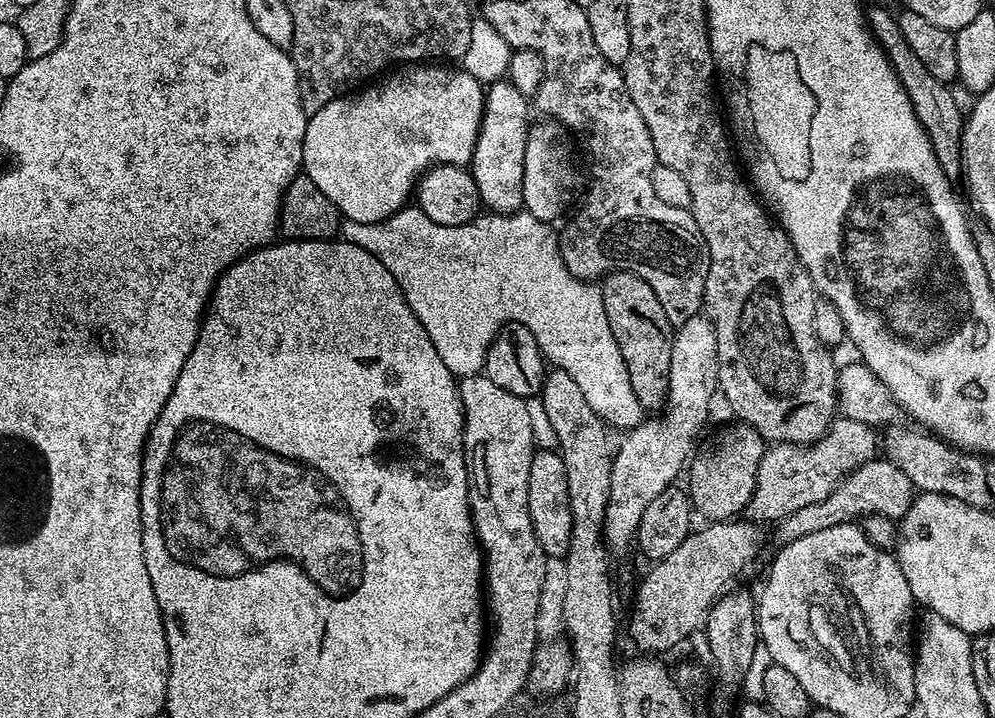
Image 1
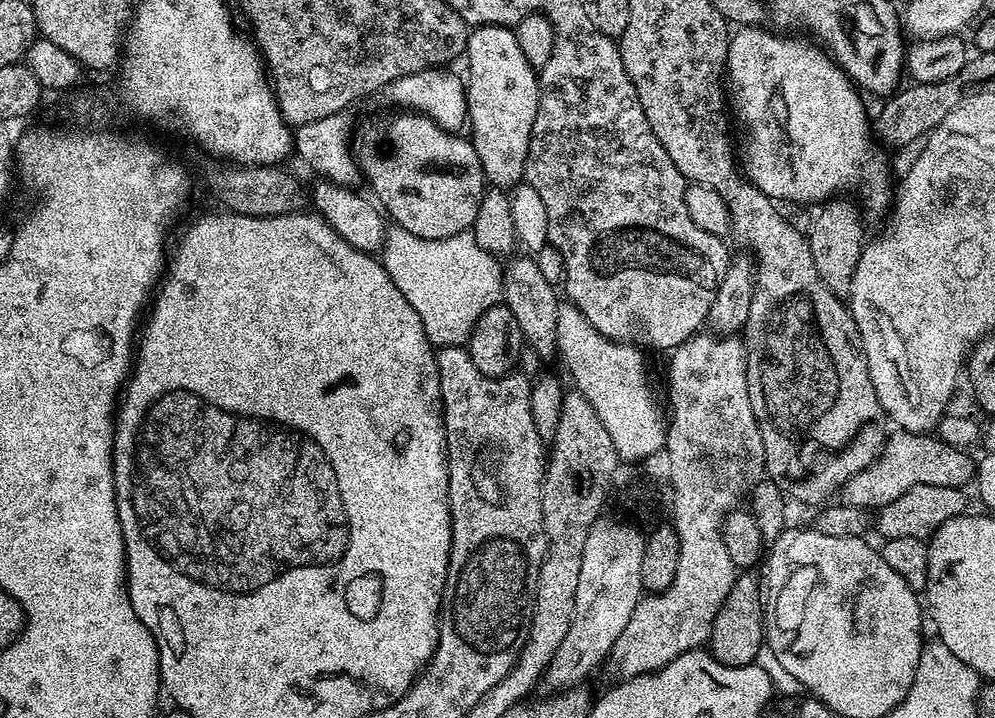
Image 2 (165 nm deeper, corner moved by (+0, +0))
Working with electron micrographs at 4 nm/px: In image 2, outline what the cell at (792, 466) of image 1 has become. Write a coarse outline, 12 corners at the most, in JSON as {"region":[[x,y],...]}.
{"region":[[896,430],[838,493],[878,510],[914,486],[964,488],[974,460],[936,434]]}

